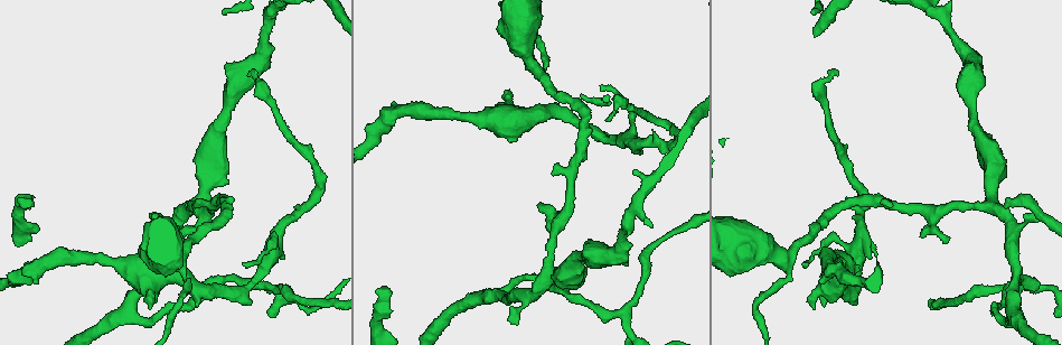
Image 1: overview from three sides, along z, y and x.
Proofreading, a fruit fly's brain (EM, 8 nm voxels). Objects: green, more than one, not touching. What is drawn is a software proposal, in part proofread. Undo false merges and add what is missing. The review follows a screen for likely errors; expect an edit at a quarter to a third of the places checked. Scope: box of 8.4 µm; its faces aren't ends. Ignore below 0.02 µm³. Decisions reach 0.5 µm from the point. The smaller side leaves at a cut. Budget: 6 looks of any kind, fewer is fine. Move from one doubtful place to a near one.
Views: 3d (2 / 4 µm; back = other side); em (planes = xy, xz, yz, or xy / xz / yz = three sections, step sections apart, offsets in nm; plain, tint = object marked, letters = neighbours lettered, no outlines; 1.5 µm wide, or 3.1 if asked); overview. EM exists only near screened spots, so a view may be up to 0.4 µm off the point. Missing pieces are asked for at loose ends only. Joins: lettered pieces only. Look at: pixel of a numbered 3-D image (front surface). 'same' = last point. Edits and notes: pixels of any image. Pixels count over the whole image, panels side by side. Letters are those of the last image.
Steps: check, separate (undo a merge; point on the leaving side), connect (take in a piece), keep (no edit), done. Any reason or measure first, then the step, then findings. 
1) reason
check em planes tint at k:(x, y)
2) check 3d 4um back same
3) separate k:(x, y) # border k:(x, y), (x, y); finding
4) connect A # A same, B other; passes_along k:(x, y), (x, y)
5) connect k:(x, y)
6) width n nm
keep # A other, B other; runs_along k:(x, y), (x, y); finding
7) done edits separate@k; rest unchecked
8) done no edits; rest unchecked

thin end
check 3d 4um at 1:(600, 86)

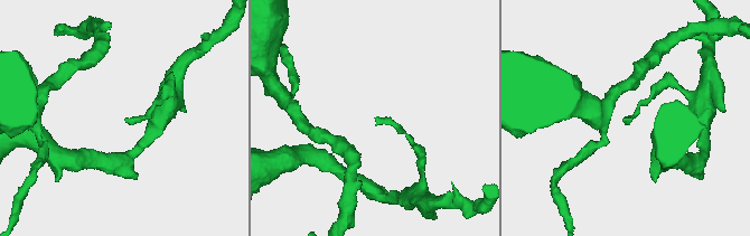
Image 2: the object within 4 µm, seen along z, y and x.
need the tissue
check em xz step 8 letters at 2:(376, 118)

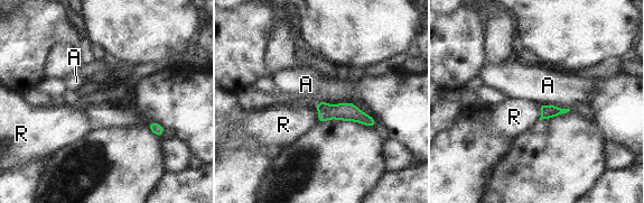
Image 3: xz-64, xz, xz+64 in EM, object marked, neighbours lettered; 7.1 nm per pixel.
keep # A other, R other; border 3:(540, 102), (547, 105), (569, 109); none of them fits

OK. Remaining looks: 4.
a fork
check 3d 2um at 1:(262, 283)

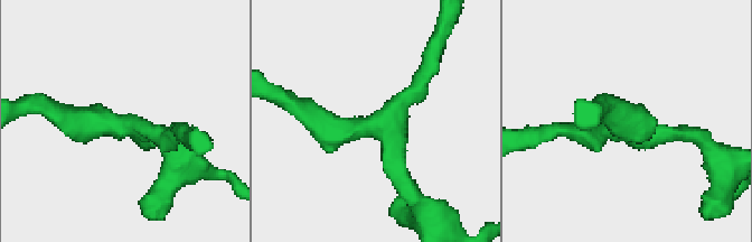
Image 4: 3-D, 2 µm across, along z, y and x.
arms 3; need the tissue
check em planes tint at 4:(631, 127)

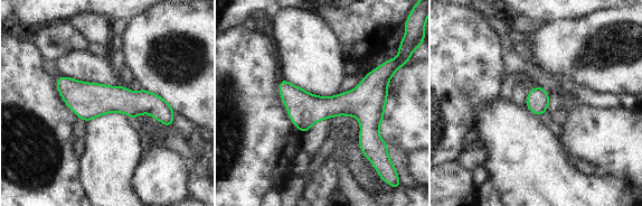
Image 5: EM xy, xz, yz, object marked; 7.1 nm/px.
check em planes letters same

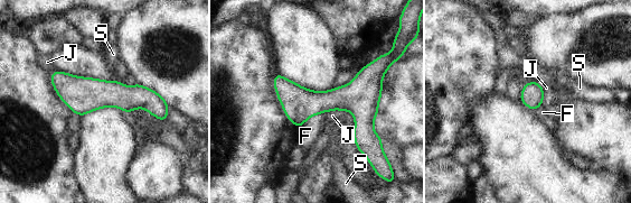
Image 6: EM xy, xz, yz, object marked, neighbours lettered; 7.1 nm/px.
keep # F other, J other, S other; border 6:(328, 111), (313, 114), (298, 127); all the same neuron

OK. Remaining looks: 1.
done no edits; rest unchecked

